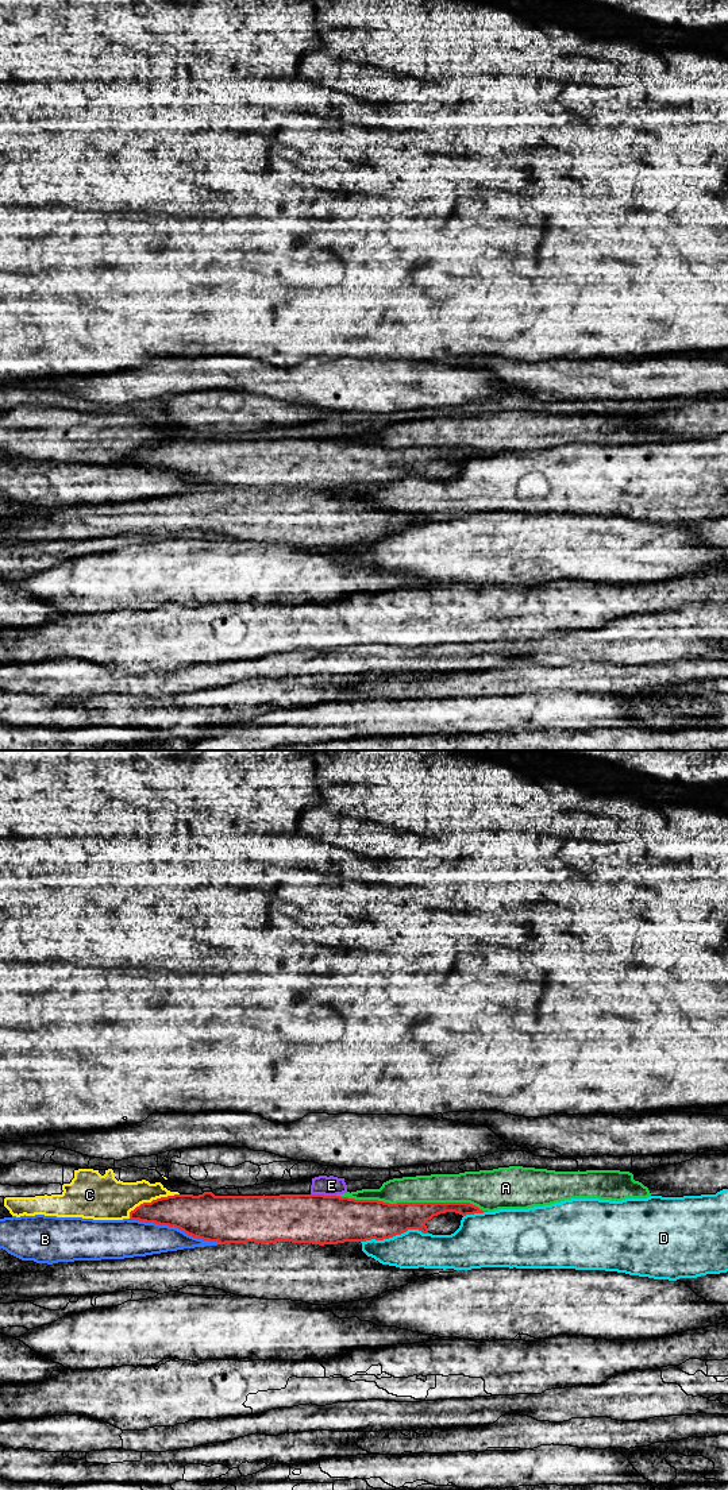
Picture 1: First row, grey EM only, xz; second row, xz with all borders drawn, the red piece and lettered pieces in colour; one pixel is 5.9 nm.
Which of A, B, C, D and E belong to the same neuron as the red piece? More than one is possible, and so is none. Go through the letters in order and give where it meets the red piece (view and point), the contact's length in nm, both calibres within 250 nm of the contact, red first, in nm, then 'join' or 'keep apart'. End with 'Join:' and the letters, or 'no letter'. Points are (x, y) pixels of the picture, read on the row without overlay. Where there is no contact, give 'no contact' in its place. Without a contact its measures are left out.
A: meets red in xz at (412, 447); contact 900 nm long; 220 nm thick on the red side, 180 nm on the other; keep apart
B: meets red in xz at (174, 470); contact 600 nm long; 280 nm thick on the red side, 220 nm on the other; keep apart
C: meets red in xz at (151, 446); contact 340 nm long; 220 nm thick on the red side, 240 nm on the other; keep apart
D: meets red in xz at (395, 479); contact 420 nm long; 260 nm thick on the red side, 220 nm on the other; keep apart
E: meets red in xz at (323, 439); contact 150 nm long; 300 nm thick on the red side, 120 nm on the other; keep apart
Join: no letter

